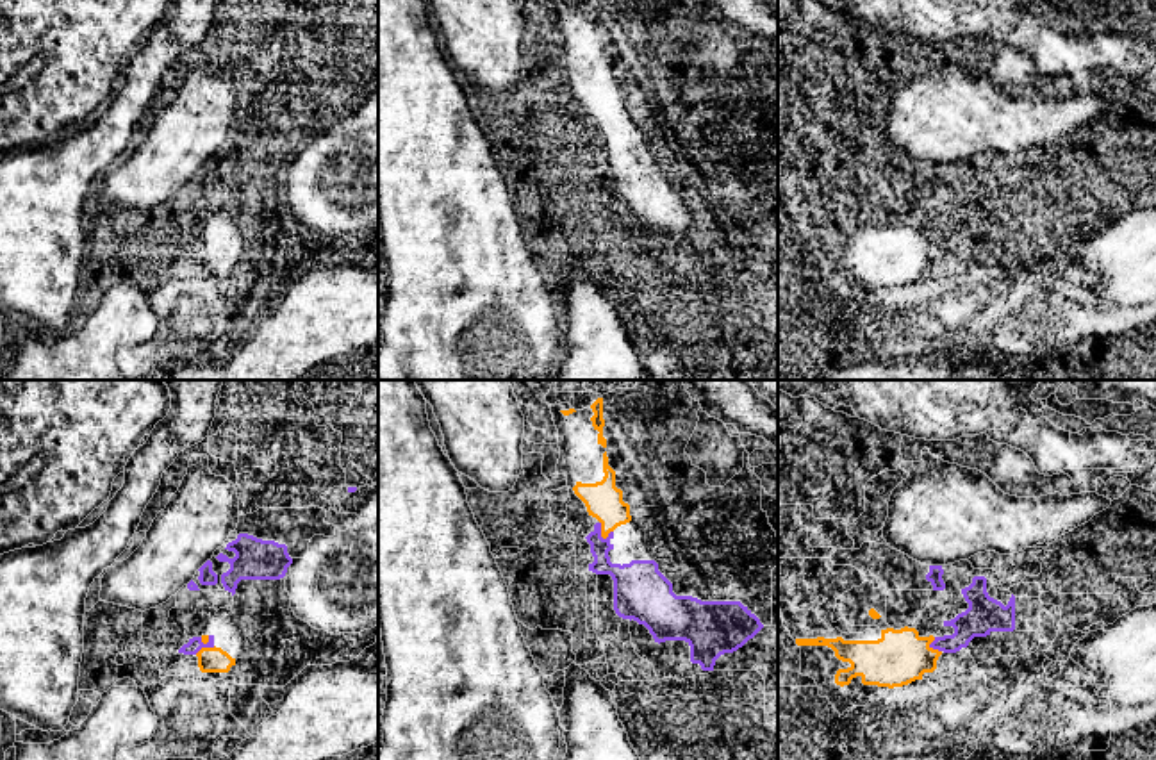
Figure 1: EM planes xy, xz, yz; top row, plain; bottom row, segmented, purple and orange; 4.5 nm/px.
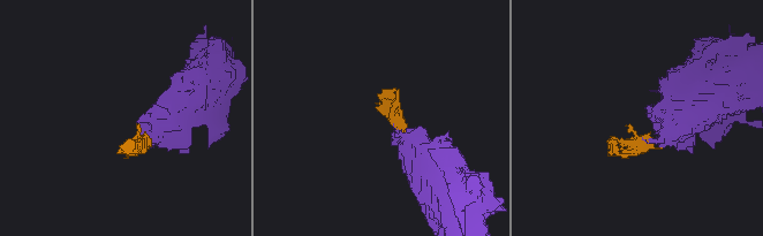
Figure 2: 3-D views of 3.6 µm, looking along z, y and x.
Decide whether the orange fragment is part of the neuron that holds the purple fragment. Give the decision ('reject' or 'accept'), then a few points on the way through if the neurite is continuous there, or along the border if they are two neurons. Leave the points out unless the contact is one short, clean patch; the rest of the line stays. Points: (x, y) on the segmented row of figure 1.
accept

